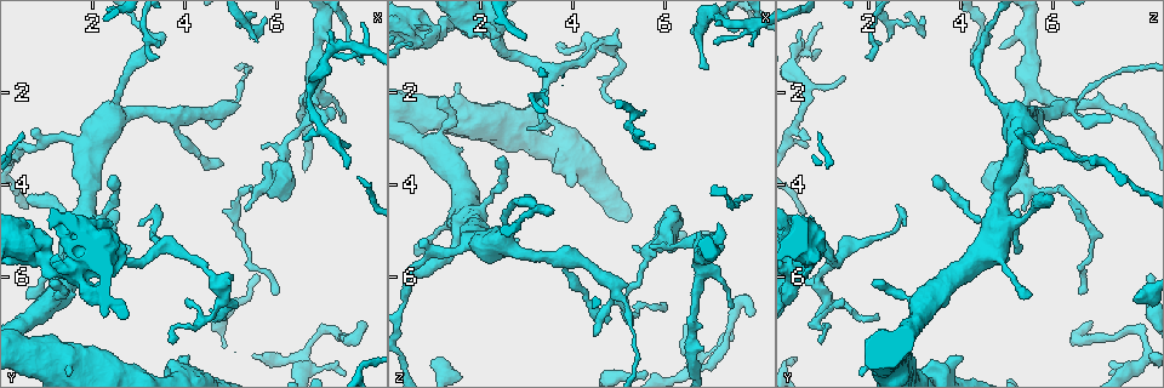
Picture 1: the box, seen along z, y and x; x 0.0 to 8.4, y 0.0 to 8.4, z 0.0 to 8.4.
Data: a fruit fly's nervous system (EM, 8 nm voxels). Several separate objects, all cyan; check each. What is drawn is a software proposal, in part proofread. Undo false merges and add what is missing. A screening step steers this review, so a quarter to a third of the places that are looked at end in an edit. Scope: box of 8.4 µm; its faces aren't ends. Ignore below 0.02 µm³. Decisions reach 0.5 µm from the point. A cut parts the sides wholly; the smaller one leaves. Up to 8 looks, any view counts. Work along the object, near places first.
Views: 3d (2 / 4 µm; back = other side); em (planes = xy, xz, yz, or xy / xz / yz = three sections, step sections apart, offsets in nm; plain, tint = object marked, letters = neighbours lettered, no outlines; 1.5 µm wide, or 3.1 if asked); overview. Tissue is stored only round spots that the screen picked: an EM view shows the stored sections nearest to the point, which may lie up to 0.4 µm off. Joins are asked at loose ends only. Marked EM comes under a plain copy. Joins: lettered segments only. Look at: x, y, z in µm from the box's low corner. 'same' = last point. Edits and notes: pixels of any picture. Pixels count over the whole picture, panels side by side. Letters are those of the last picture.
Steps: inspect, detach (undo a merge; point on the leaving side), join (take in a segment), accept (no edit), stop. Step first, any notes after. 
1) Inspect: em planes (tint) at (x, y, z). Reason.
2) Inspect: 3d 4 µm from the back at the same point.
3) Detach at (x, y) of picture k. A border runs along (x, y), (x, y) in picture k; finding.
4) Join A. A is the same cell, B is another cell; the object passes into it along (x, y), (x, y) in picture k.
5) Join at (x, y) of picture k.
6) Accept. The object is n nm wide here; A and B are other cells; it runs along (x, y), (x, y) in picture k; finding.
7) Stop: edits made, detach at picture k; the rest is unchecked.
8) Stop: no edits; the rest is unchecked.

Inspect: 3d 4 µm at (3.00, 4.85, 2.80). Branch stops here.

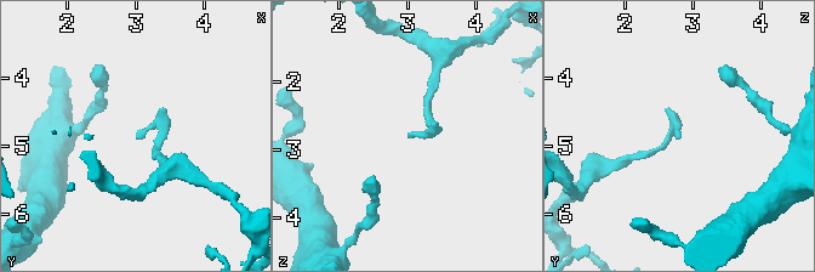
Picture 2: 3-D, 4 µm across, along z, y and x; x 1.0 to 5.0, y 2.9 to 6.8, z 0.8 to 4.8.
Inspect: em planes (letters) at (3.00, 4.90, 2.80). Need the tissue.

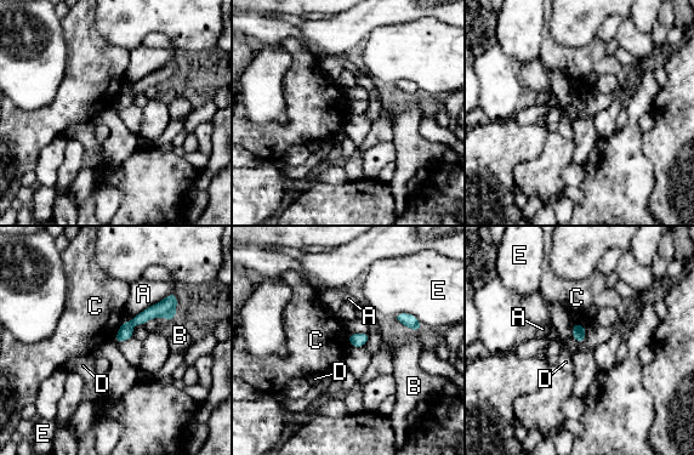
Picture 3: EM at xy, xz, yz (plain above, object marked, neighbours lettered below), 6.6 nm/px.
Accept. A, B, C, D and E are other cells; it runs along (174, 300), (136, 319), (119, 339) in picture 3; no lettered segment goes on from it.

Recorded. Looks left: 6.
Inspect: 3d 2 µm at (1.10, 6.15, 2.10). Branch stops here.

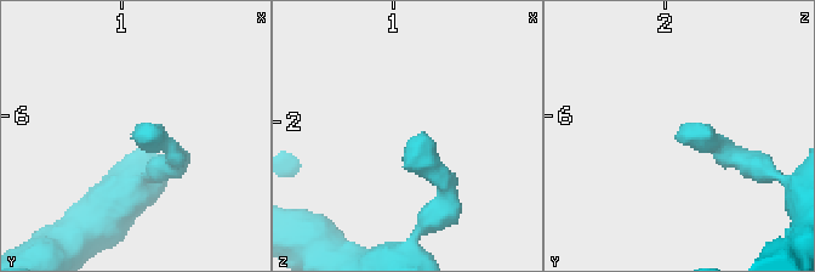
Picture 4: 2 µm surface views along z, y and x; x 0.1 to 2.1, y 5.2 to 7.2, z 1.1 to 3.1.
Inspect: em planes (letters) at (1.16, 6.12, 2.10). Need the tissue.

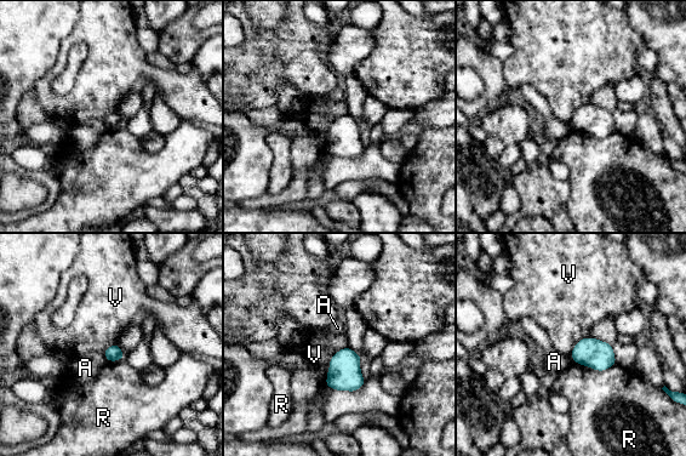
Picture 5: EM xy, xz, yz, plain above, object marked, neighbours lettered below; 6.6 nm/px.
Accept. The longest contact is with R, 280 nm; A, R and V are other cells; a border runs along (346, 346), (330, 359), (325, 372) in picture 5; none of them fits.

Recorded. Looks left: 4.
Inspect: em 3.1 µm planes (letters) at (0.60, 6.45, 5.50). Thin end.

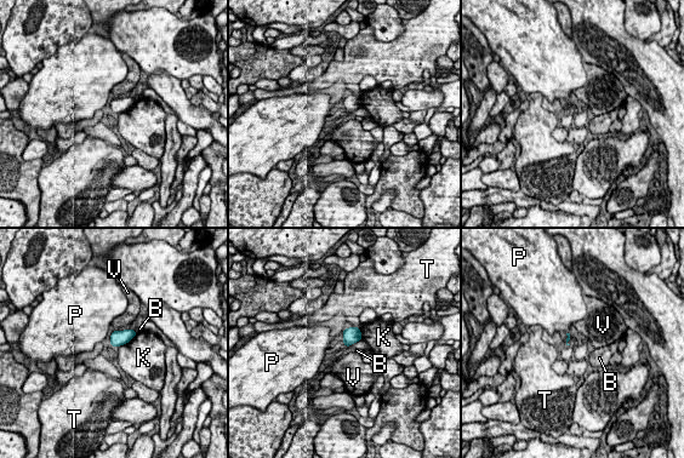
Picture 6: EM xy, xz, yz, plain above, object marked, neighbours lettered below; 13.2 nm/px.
Accept. The longest contact is with K, 320 nm; B, K, P, T and V are other cells; a border runs along (137, 333), (119, 347) in picture 6; no lettered segment goes on from it.

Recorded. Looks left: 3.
Stop: no edits; the rest is unchecked.

